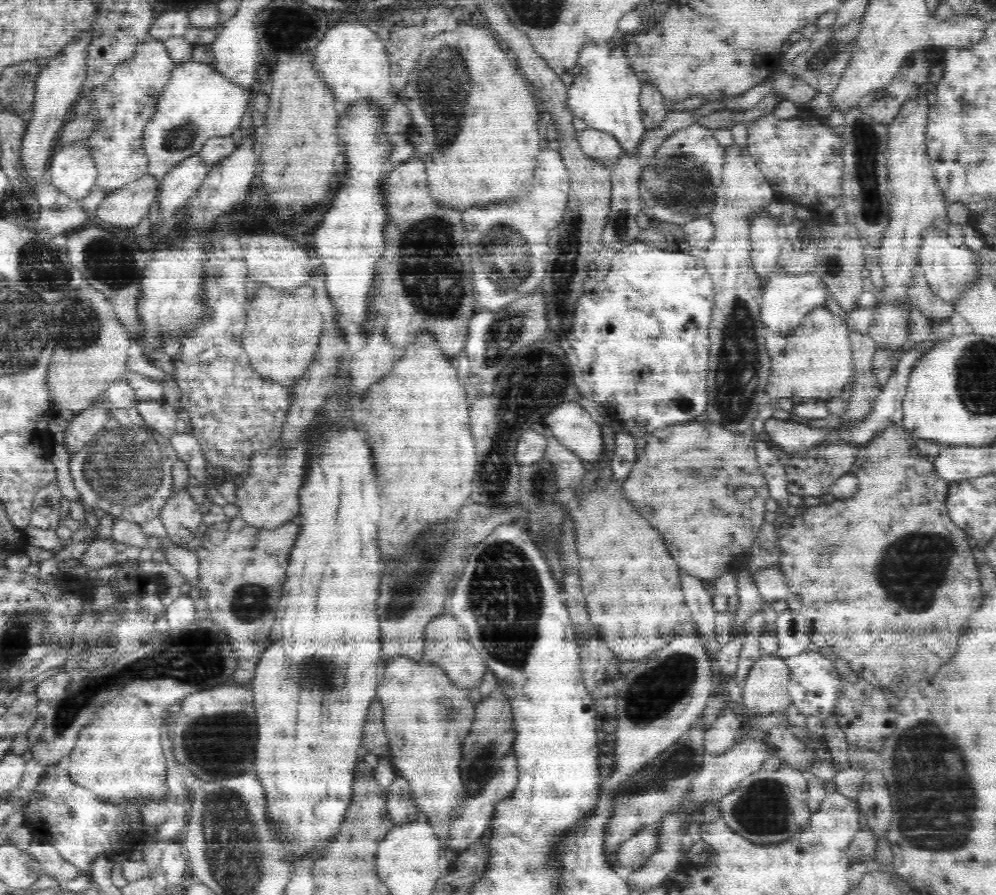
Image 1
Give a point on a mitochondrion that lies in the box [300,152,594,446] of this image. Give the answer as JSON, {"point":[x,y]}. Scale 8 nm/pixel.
{"point":[427,243]}

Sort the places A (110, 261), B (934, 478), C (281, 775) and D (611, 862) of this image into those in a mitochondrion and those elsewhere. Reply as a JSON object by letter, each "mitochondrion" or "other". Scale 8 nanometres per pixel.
{"A":"mitochondrion","B":"other","C":"other","D":"other"}

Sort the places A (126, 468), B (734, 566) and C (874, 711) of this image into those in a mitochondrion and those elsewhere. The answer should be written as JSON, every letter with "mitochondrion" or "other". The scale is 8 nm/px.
{"A":"mitochondrion","B":"other","C":"other"}

